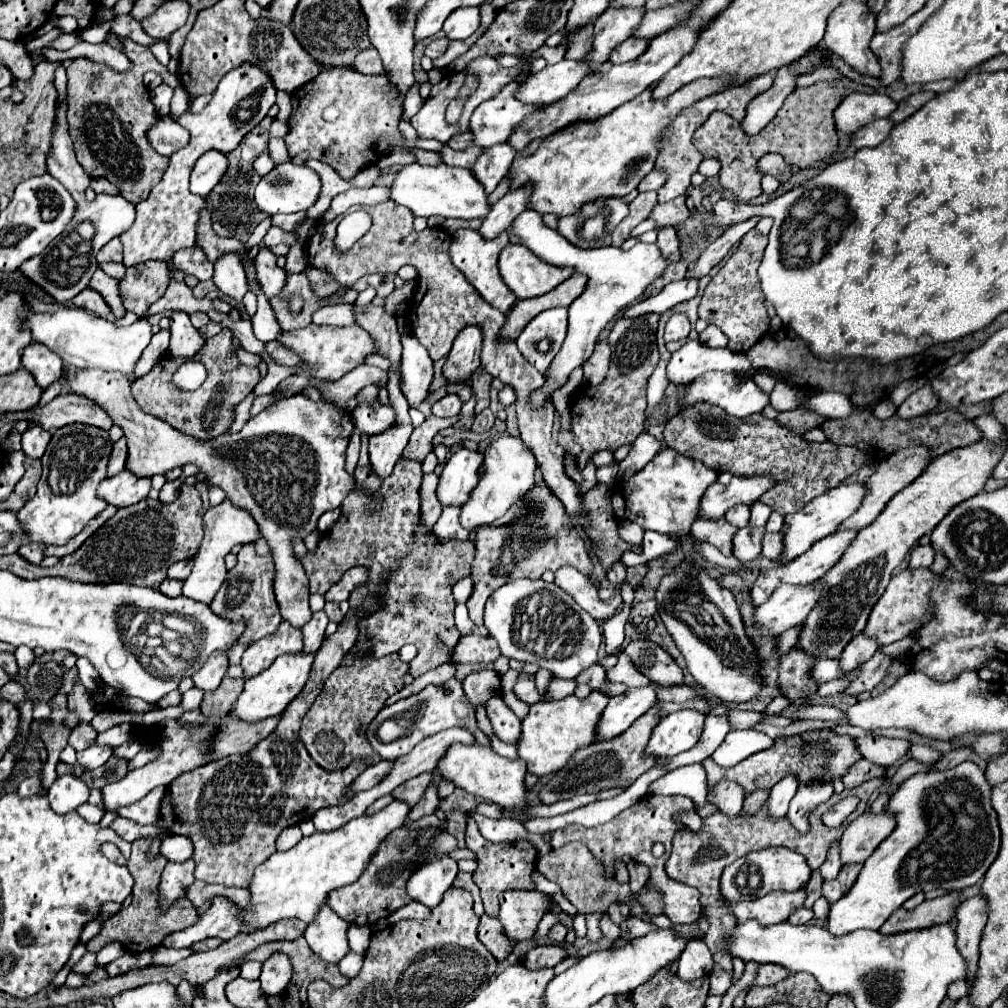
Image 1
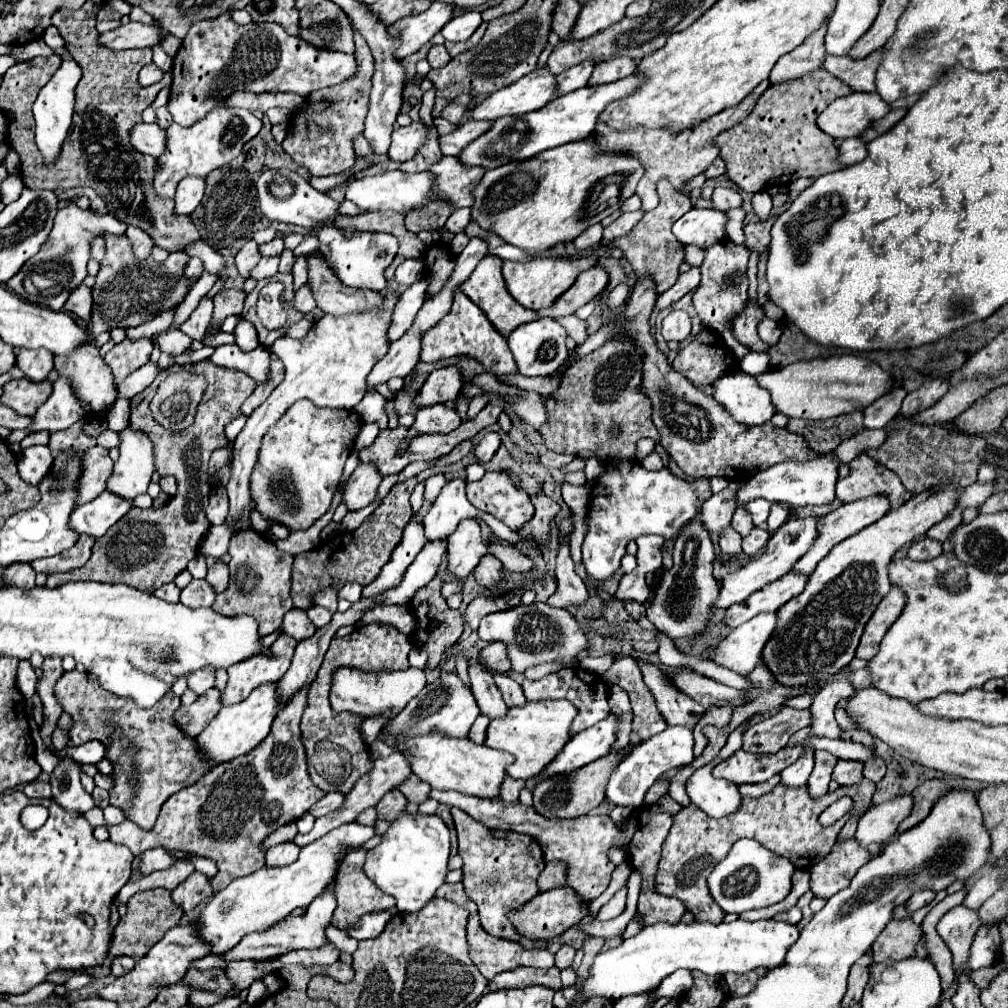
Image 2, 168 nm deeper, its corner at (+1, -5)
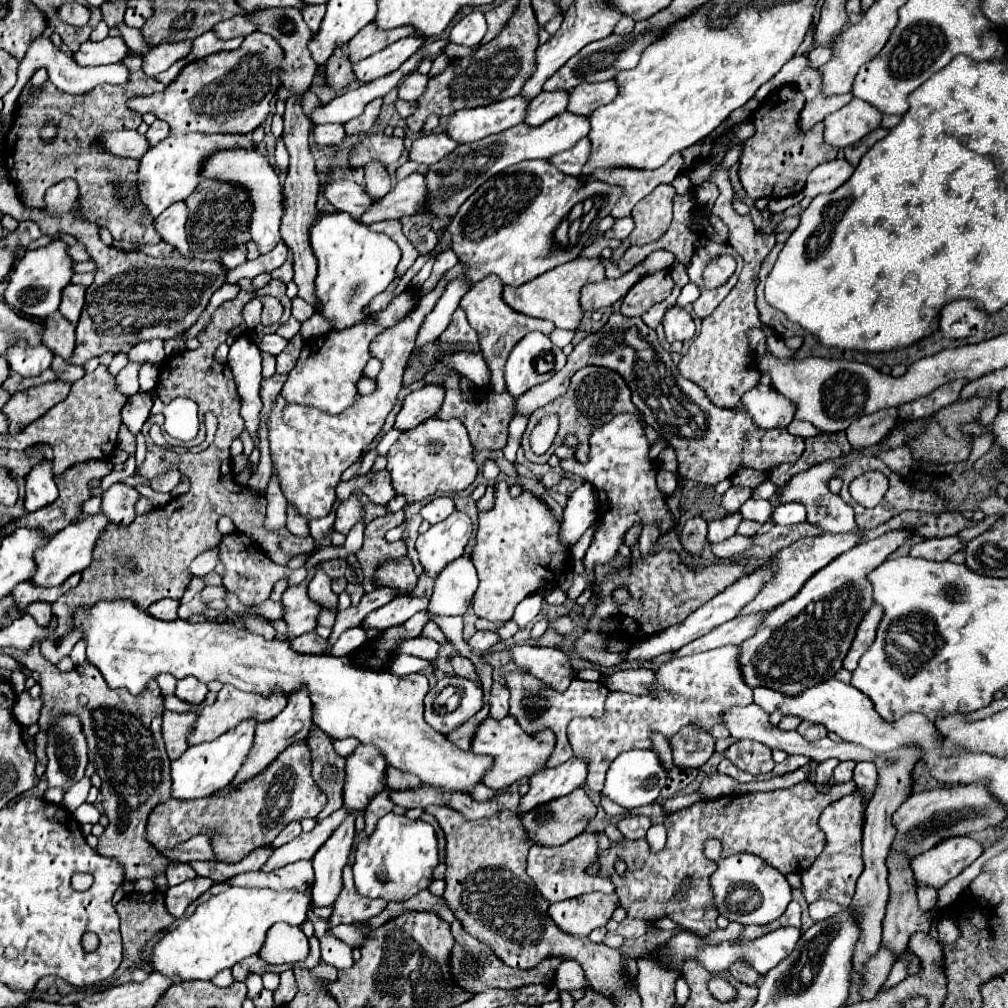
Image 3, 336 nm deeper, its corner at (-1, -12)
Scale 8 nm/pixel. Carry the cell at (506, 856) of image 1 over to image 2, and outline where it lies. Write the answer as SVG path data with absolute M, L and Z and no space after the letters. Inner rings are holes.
M452 808L452 816L454 816L456 832L458 832L458 854L464 860L464 866L462 866L464 892L468 894L470 900L478 904L482 928L492 936L518 940L526 948L534 944L544 948L546 942L542 940L528 940L528 938L518 936L510 920L506 918L508 908L518 908L538 894L536 878L540 876L544 868L544 854L540 846L534 842L534 838L526 834L490 830L482 826L480 822L476 822L474 818L470 818L468 814L464 814L464 810L460 808Z

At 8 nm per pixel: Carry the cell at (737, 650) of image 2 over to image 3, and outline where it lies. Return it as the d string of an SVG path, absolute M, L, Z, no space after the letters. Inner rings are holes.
M738 645L664 661L654 671L654 679L656 683L646 695L610 693L606 699L606 717L576 717L570 721L568 741L574 757L584 759L588 765L586 785L590 791L602 791L604 775L620 753L630 749L652 749L652 733L664 735L670 743L678 729L696 725L708 731L714 739L728 739L730 733L722 721L724 713L736 705L744 707L752 703L752 689L742 681L738 669Z

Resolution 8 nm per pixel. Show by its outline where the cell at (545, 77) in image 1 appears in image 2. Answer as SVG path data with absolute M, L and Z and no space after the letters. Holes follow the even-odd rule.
M534 70L526 74L512 86L494 92L482 104L478 104L470 116L476 120L496 120L502 116L520 116L504 112L534 112L554 100L556 94L556 76L550 70Z

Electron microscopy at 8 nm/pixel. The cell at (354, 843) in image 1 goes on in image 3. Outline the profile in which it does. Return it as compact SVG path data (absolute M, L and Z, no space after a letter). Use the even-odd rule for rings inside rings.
M228 887L226 891L210 897L206 903L200 903L188 919L164 933L150 953L150 967L152 971L172 979L172 983L196 979L210 981L218 971L230 969L234 963L256 955L274 923L284 921L288 925L302 925L306 921L308 905L310 893Z

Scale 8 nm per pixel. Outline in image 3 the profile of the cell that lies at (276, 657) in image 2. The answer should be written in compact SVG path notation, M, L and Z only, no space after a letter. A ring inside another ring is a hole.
M224 685L218 693L218 699L216 703L204 707L200 713L198 713L198 719L192 727L192 733L188 737L188 745L200 745L200 743L206 743L206 741L212 741L216 737L220 737L222 733L226 733L228 729L234 729L234 725L242 723L244 719L254 719L258 723L262 721L270 721L270 717L276 717L282 709L286 707L286 697L282 693L274 693L270 697L262 697L262 695L256 695L256 693L244 693L232 685Z

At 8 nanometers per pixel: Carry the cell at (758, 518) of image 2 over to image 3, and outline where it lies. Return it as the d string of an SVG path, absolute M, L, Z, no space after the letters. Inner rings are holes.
M748 499L740 507L740 515L744 519L752 519L752 521L760 521L760 523L766 523L770 513L772 513L772 505L764 499Z

